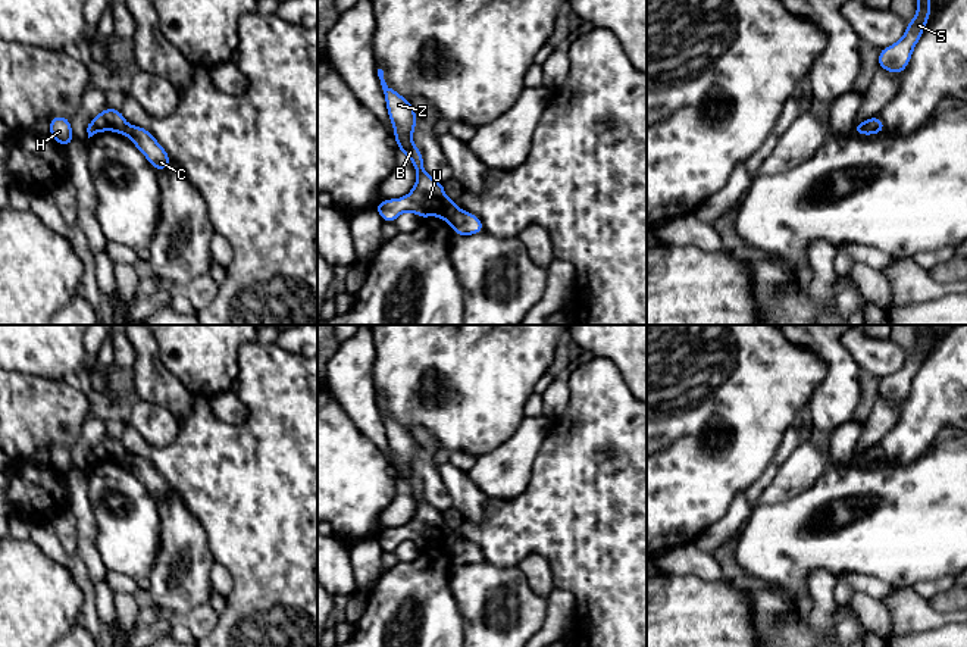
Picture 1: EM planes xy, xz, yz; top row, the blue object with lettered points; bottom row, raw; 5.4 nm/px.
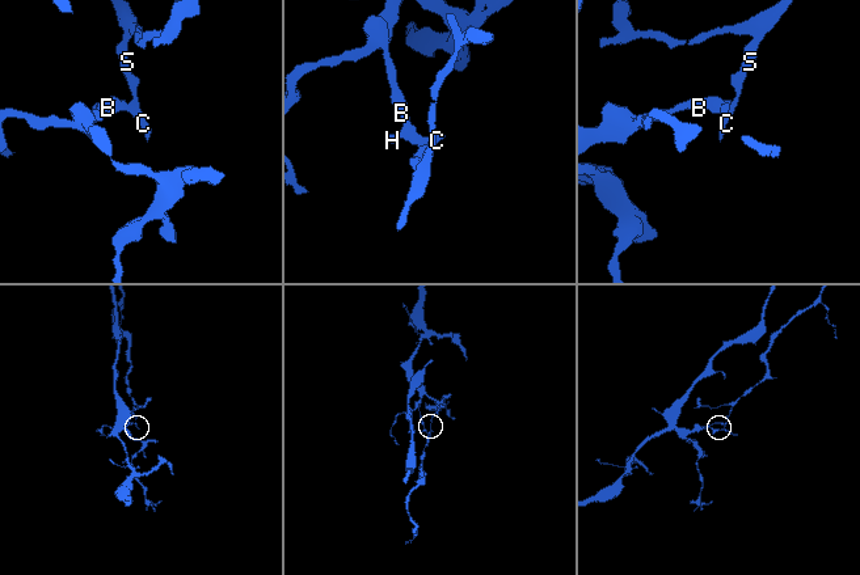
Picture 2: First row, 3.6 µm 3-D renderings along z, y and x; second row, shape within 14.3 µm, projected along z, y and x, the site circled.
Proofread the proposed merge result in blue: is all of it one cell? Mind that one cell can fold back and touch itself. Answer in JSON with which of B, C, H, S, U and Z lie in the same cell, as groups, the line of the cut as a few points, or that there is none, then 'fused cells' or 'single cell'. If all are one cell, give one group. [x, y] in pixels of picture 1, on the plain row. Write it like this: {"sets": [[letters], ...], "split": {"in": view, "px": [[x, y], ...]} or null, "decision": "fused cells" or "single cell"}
{"sets": [["B", "H", "U", "Z"], ["C", "S"]], "split": {"in": "yz", "px": [[873, 447], [863, 463]]}, "decision": "fused cells"}

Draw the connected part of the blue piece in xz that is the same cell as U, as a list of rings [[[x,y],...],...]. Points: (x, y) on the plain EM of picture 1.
[[[378,398],[378,406],[385,423],[388,444],[395,459],[394,469],[400,481],[411,488],[417,507],[413,519],[406,526],[382,529],[376,534],[375,540],[384,551],[394,551],[403,541],[414,541],[420,548],[439,546],[451,553],[457,541],[457,532],[445,525],[442,512],[425,501],[422,481],[411,471],[417,443],[409,429],[387,415],[382,398]]]

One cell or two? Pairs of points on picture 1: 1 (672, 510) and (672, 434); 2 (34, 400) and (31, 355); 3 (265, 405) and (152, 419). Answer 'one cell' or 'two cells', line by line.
1: one cell
2: two cells
3: two cells

